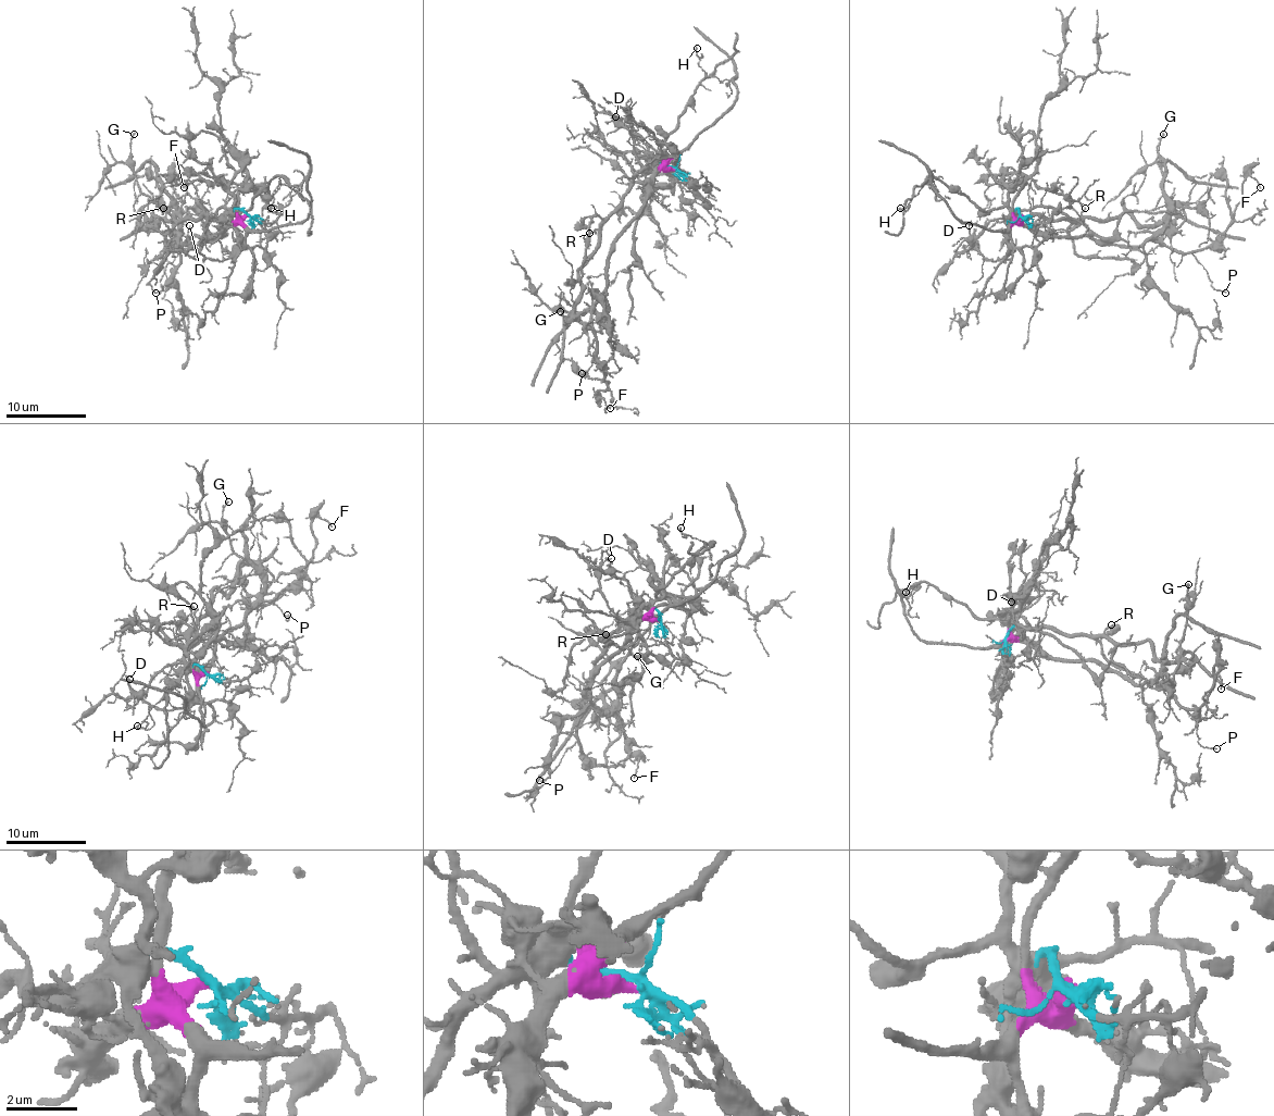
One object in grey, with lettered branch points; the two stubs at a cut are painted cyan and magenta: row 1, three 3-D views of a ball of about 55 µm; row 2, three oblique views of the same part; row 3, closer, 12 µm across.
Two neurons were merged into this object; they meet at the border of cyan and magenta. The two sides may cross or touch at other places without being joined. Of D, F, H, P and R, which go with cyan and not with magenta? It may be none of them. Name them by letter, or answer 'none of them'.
H, R

